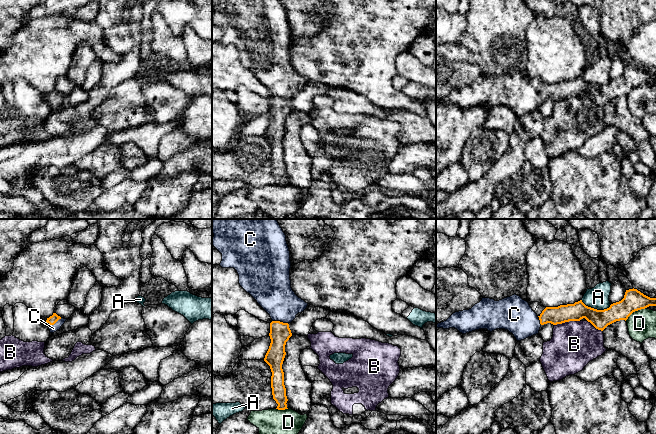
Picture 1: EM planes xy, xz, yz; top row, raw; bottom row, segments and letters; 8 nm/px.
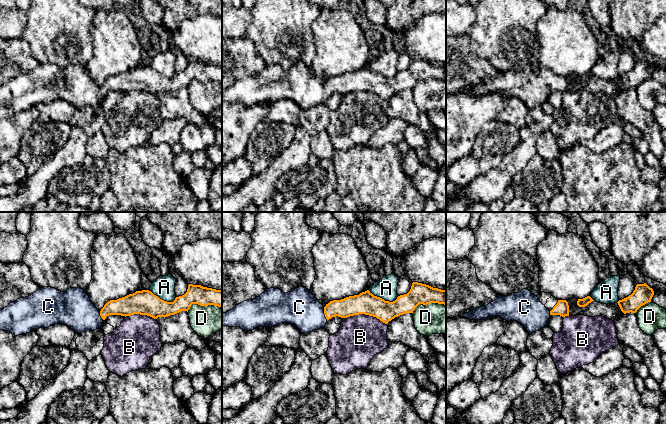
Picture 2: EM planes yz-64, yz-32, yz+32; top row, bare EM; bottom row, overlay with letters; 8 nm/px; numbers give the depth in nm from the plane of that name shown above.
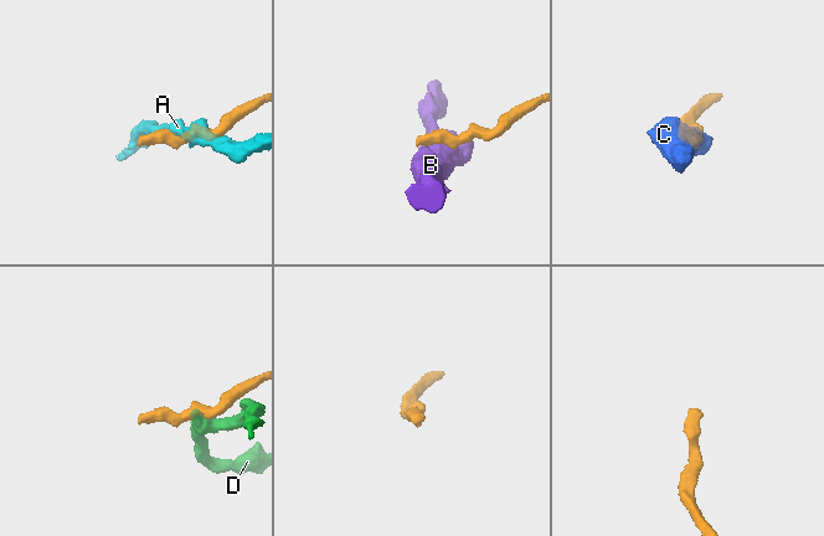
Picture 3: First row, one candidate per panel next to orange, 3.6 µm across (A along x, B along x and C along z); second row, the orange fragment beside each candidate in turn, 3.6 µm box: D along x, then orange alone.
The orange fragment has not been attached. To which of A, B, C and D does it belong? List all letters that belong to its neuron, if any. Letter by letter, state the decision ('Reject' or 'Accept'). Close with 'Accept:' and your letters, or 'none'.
A: Reject
B: Reject
C: Accept
D: Reject
Accept: C

